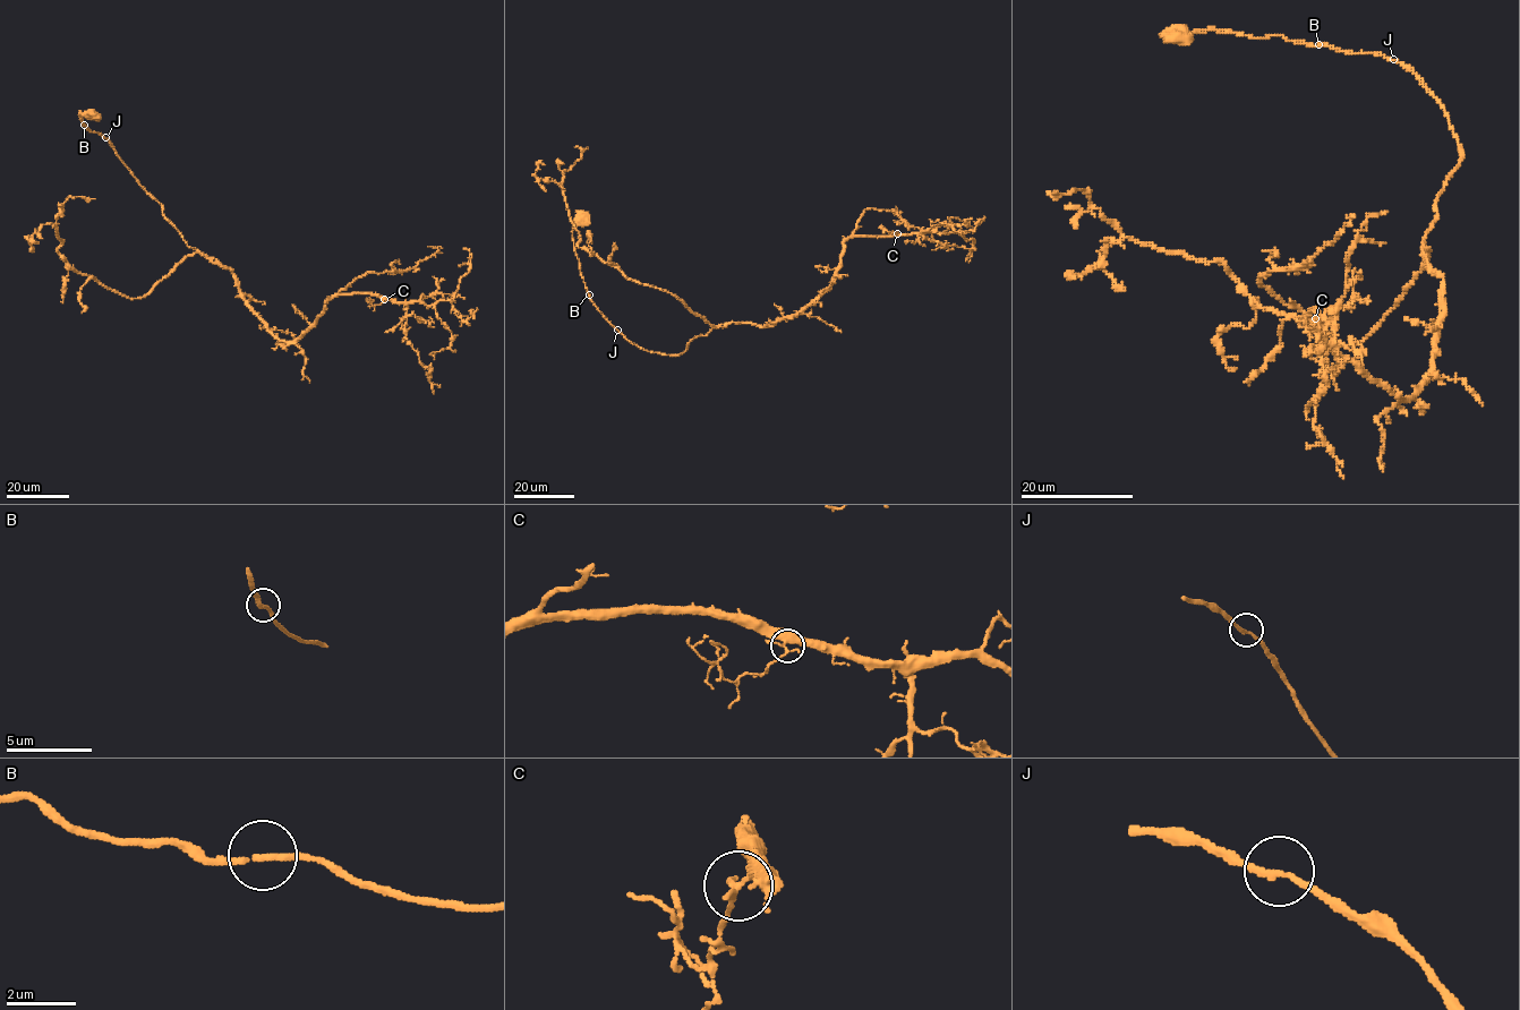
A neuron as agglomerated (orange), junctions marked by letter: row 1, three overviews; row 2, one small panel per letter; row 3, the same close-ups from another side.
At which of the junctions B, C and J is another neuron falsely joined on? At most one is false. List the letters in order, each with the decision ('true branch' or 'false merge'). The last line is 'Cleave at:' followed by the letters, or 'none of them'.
B: true branch
C: true branch
J: true branch
Cleave at: none of them

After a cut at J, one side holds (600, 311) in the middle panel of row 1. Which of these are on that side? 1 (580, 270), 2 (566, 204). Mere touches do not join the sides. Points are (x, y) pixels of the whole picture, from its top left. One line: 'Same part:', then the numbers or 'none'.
Same part: 1

